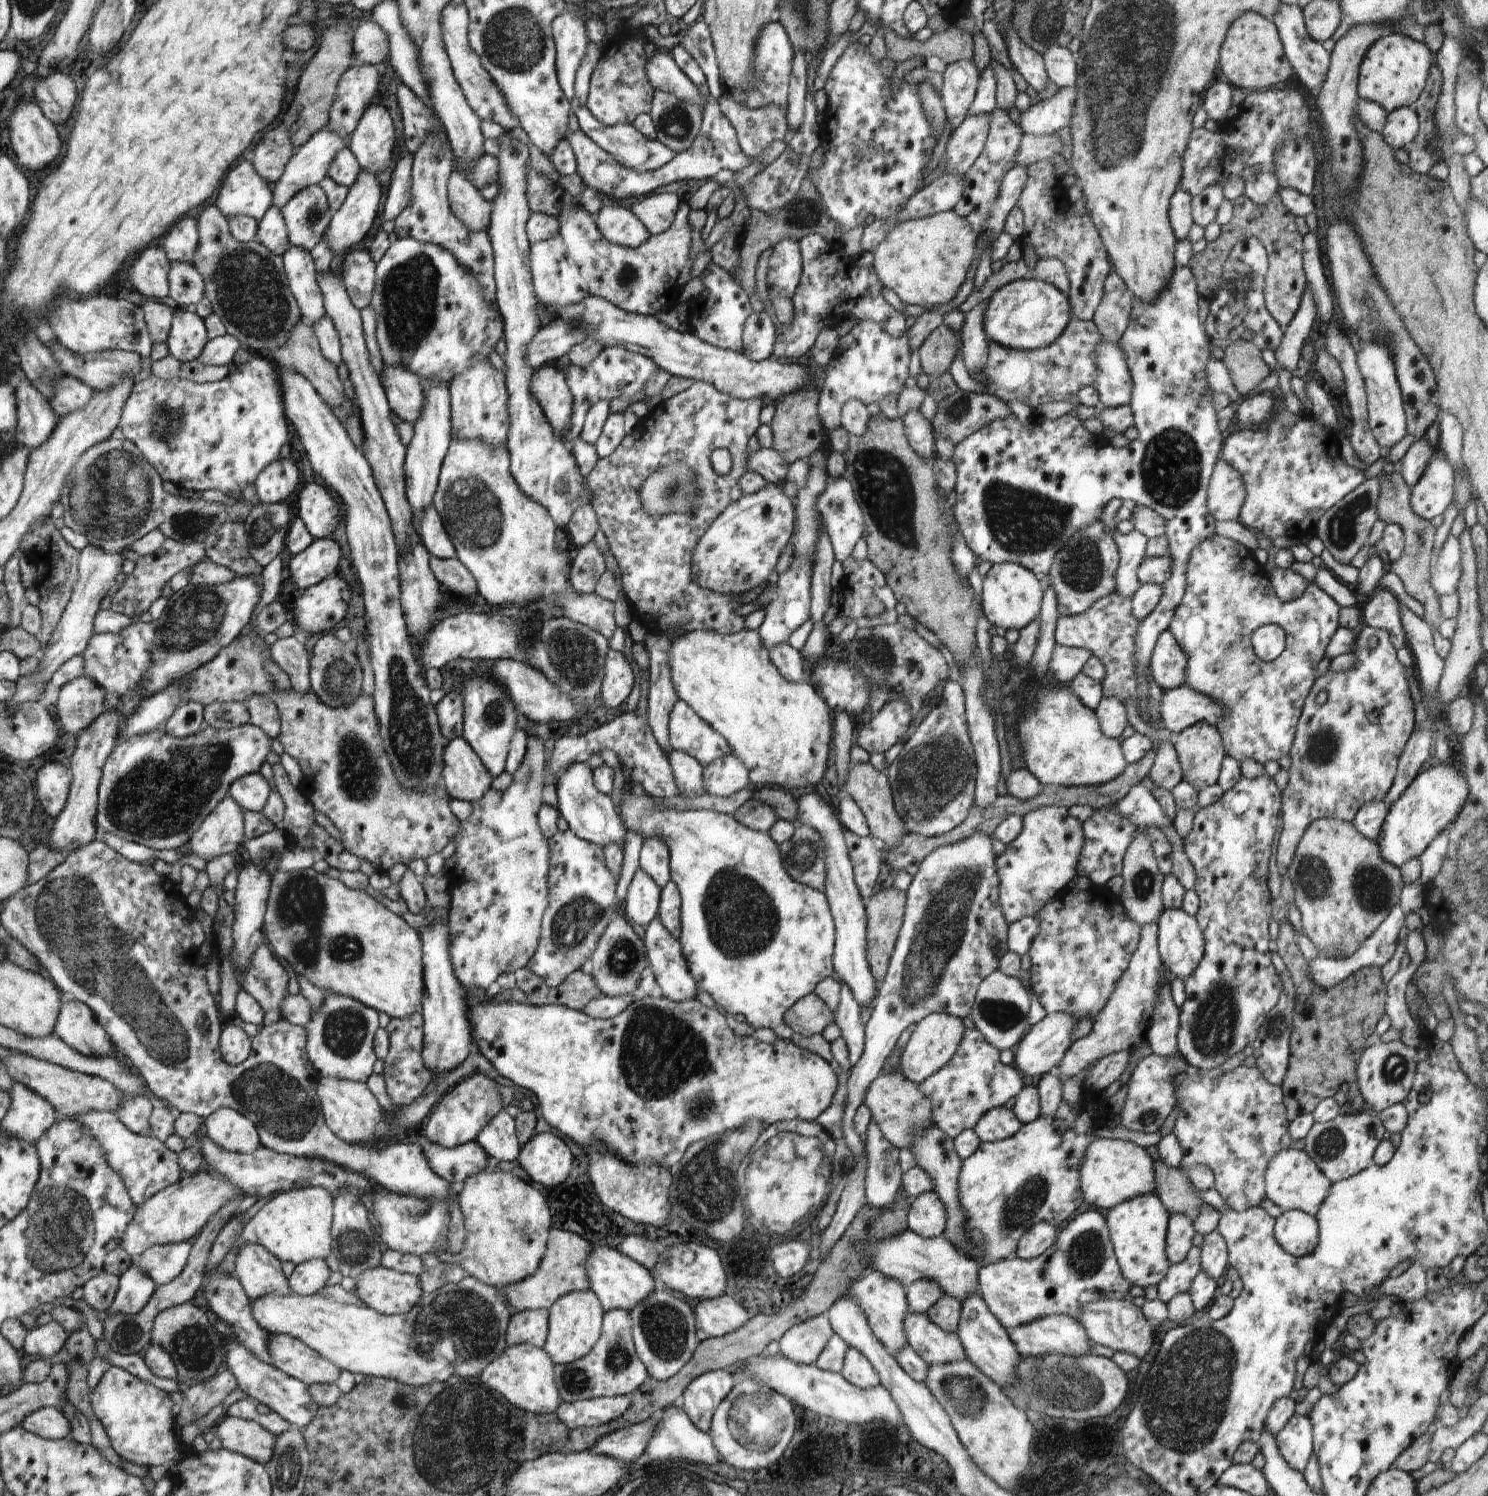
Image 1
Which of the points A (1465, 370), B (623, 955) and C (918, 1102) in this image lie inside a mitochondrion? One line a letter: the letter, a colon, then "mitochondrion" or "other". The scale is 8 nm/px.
A: other
B: mitochondrion
C: other

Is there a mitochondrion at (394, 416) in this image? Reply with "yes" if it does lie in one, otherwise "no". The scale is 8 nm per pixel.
no

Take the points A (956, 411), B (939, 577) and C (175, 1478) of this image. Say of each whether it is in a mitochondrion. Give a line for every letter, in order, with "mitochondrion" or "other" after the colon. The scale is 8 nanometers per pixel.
A: mitochondrion
B: other
C: other

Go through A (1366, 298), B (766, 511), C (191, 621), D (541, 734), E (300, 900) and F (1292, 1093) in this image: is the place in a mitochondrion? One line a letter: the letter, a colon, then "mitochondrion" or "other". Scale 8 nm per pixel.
A: mitochondrion
B: other
C: mitochondrion
D: other
E: mitochondrion
F: other

